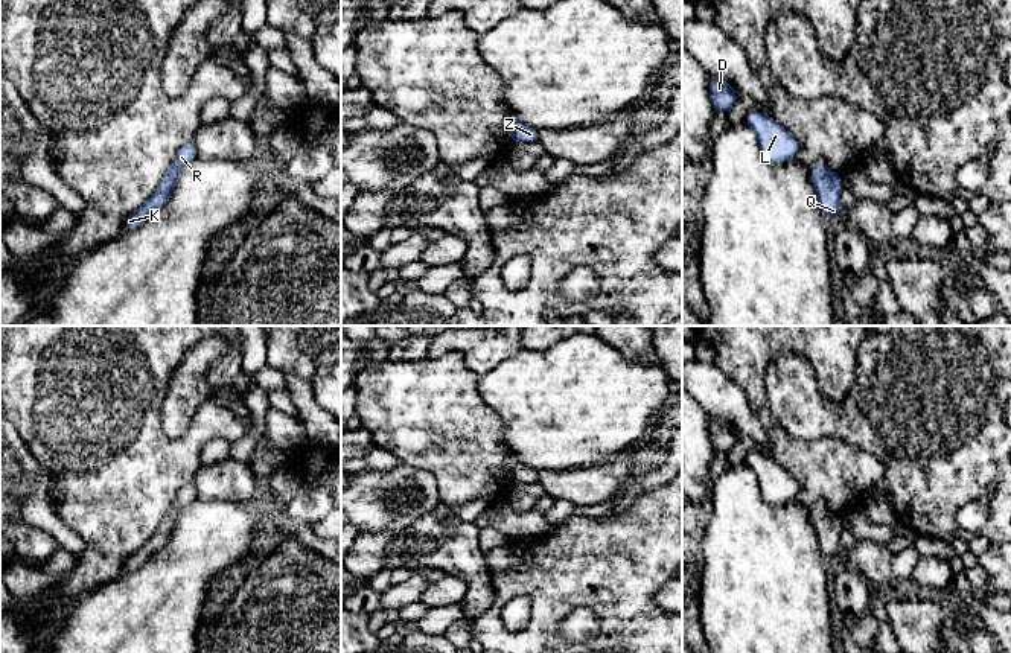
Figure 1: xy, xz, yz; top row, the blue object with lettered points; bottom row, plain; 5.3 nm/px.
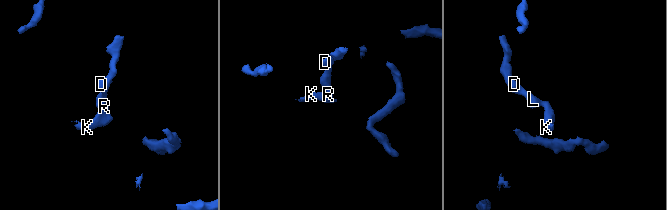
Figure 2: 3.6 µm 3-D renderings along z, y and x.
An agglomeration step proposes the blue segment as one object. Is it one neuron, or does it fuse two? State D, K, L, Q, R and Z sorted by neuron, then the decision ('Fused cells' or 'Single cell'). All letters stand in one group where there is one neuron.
Groups: D K L Q R Z. Single cell

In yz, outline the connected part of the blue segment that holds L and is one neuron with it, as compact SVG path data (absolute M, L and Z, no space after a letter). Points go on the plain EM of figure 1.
M749 452L746 466L755 473L758 489L769 502L787 502L796 498L796 479L766 454Z

